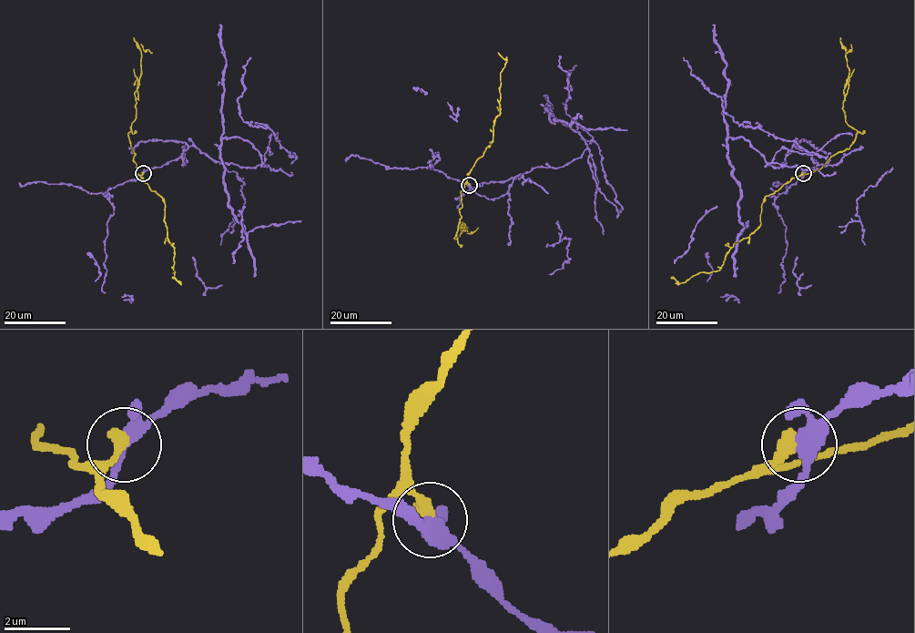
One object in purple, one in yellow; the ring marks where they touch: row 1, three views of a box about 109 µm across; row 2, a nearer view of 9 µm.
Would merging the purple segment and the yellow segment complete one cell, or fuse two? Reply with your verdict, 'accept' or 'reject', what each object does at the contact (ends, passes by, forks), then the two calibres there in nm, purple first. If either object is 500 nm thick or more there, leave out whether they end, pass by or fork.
reject; purple forks; yellow ends; calibres 340 and 380 nm

